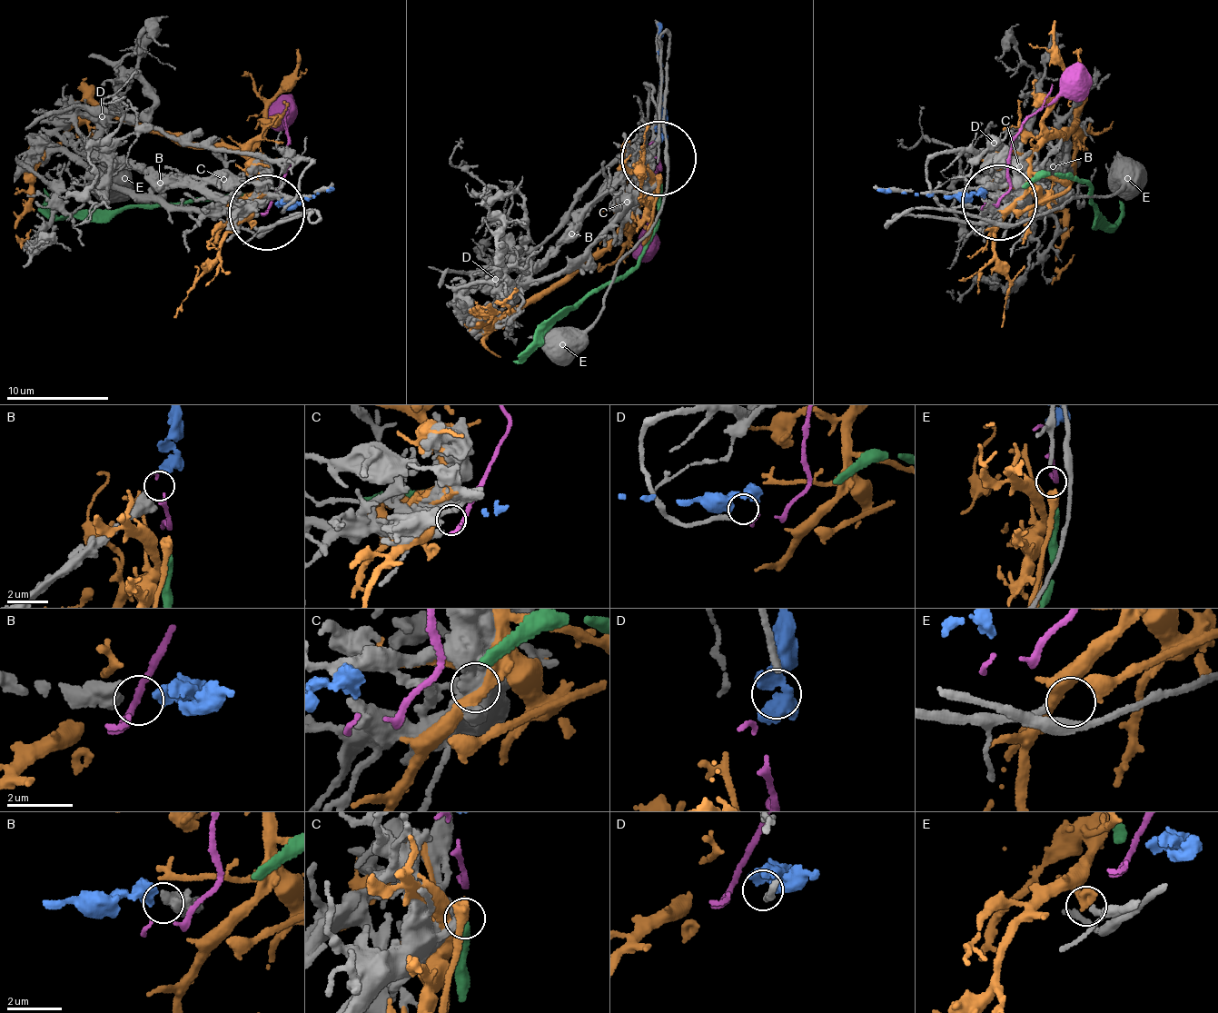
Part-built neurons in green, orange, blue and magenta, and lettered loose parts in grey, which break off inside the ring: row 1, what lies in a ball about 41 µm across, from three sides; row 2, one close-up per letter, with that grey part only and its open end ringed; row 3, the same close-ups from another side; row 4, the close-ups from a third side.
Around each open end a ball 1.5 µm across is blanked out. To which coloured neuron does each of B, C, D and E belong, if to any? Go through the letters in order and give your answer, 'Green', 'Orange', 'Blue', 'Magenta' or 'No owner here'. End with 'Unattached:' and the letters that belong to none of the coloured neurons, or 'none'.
B: Blue
C: Green
D: No owner here
E: Orange
Unattached: D

